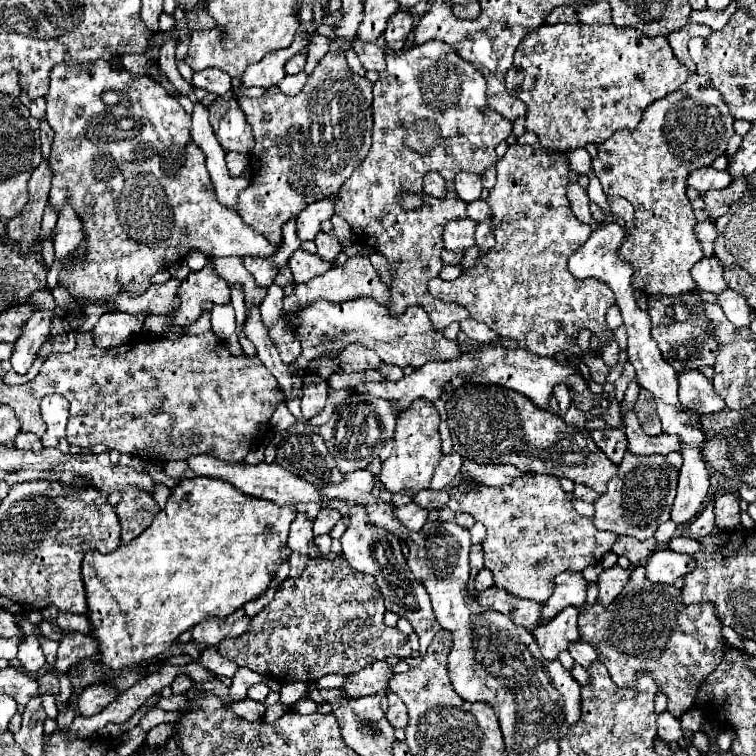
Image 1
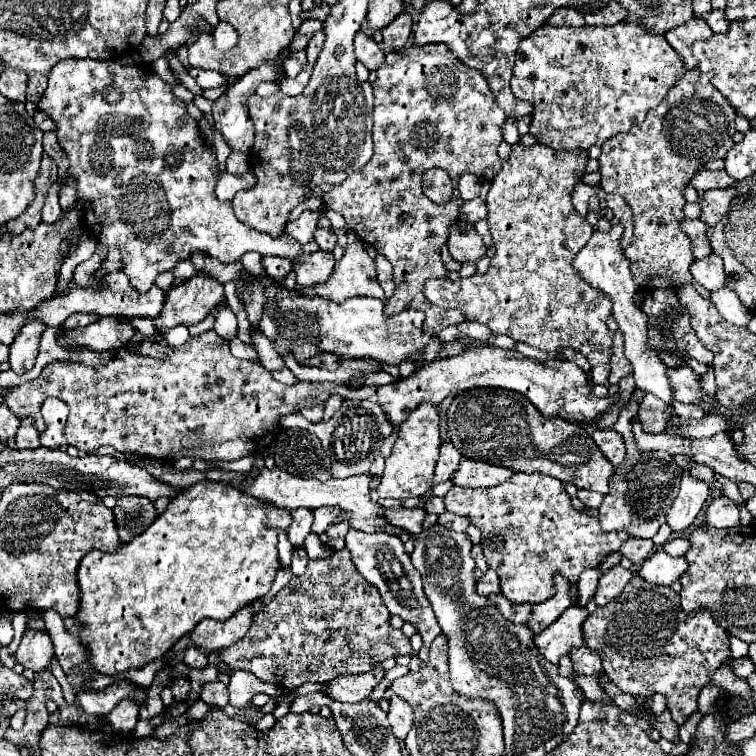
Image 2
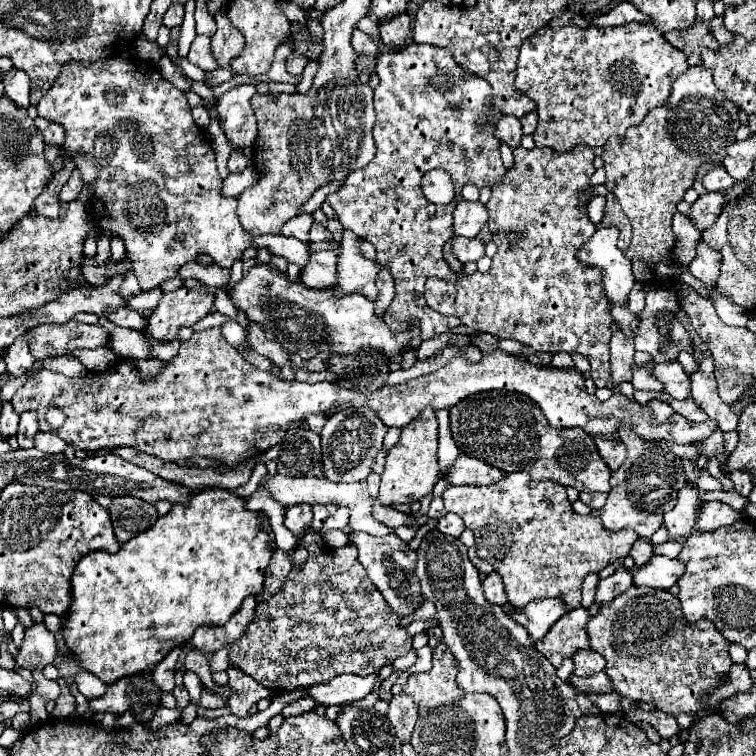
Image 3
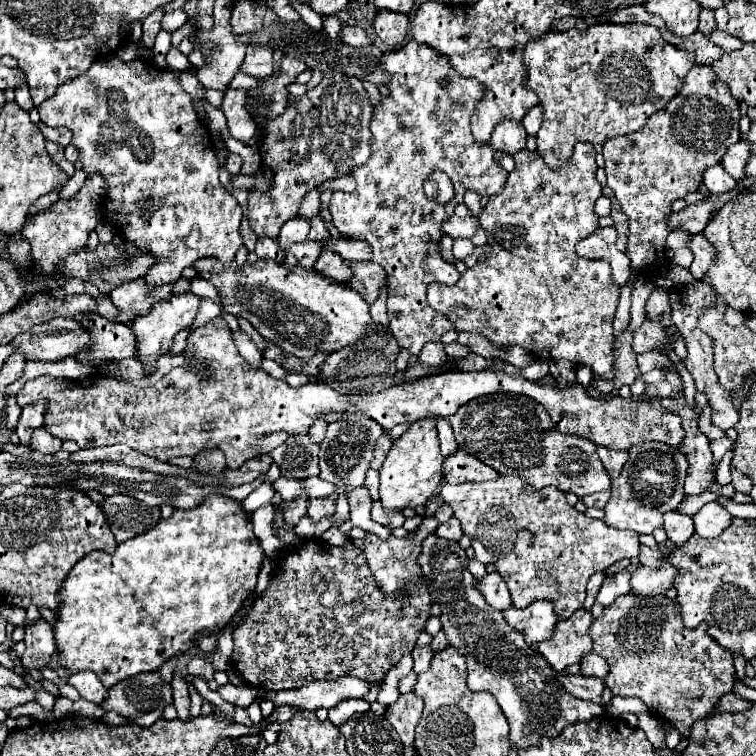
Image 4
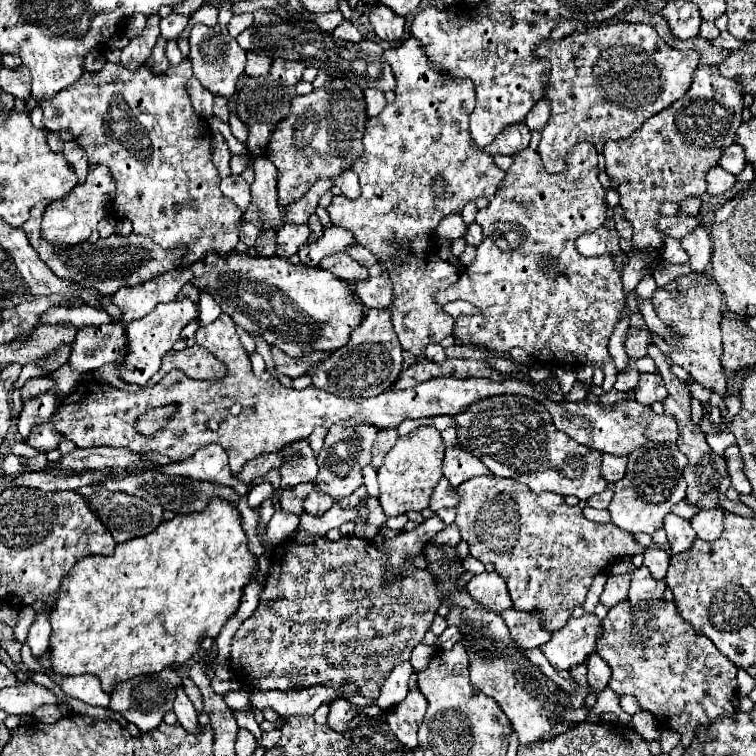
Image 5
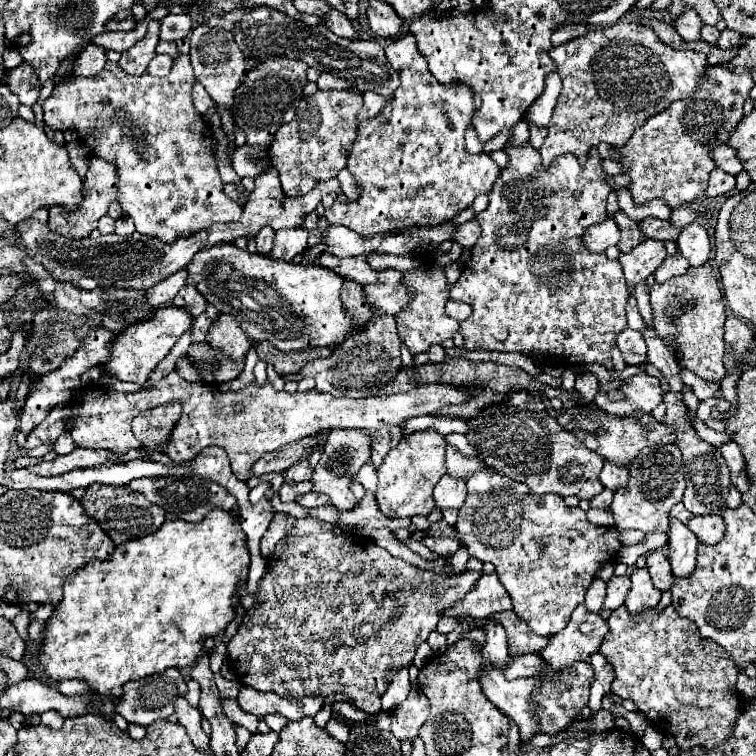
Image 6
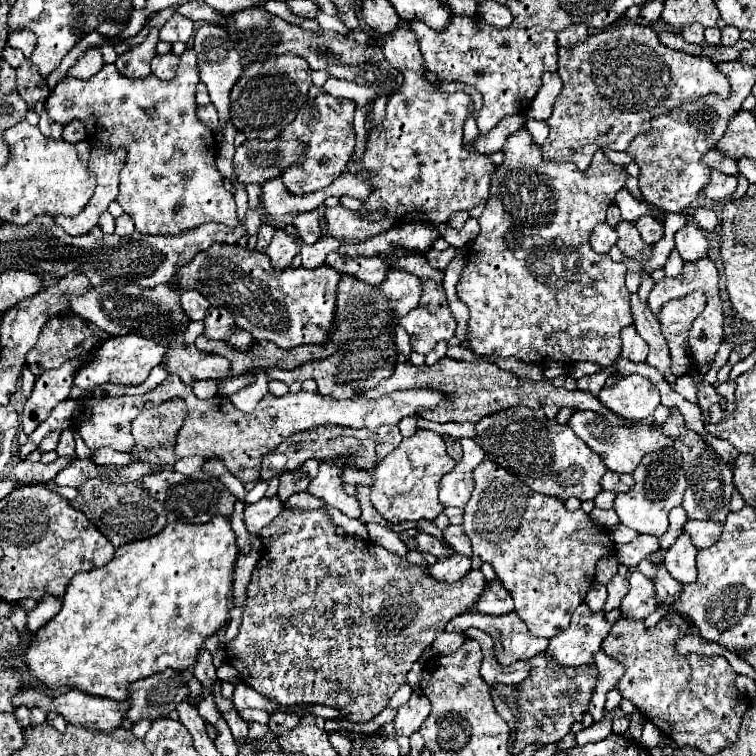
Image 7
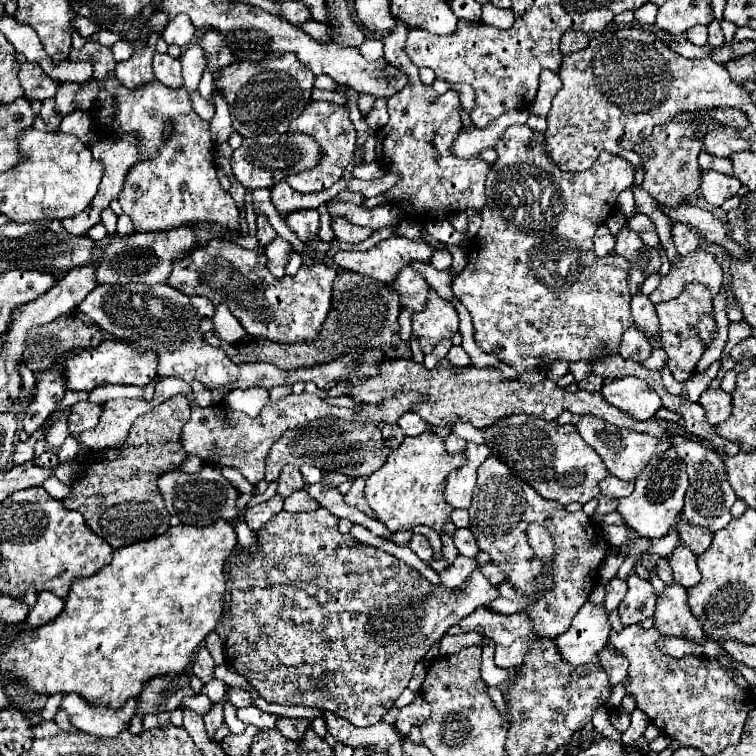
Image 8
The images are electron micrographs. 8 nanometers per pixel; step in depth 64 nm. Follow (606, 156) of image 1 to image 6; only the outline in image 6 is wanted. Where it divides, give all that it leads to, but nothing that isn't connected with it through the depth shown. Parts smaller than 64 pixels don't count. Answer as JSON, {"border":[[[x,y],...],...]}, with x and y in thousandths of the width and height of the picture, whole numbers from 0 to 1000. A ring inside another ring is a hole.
{"border":[[[937,87],[926,116],[913,130],[892,135],[873,151],[862,153],[852,167],[839,172],[839,177],[836,177],[833,188],[828,188],[828,193],[810,196],[820,206],[817,217],[825,222],[825,230],[833,233],[831,254],[836,257],[836,265],[841,270],[854,270],[865,262],[878,262],[878,267],[886,275],[894,275],[899,270],[910,270],[910,267],[918,267],[921,262],[926,262],[937,246],[937,233],[947,220],[947,214],[942,212],[942,198],[952,190],[960,190],[966,183],[966,175],[981,159],[981,153],[984,153],[981,138],[987,135],[995,114],[997,114],[997,108],[995,108],[989,93],[976,90],[976,93],[966,95],[958,87]]]}

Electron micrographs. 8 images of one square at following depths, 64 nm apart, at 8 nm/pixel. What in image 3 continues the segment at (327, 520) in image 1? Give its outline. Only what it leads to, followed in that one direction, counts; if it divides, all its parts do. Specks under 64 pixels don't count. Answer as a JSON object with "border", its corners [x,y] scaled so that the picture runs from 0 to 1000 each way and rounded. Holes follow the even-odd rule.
{"border":[[[418,669],[415,675],[415,688],[413,688],[413,701],[415,704],[426,704],[429,690],[444,677],[444,669]]]}

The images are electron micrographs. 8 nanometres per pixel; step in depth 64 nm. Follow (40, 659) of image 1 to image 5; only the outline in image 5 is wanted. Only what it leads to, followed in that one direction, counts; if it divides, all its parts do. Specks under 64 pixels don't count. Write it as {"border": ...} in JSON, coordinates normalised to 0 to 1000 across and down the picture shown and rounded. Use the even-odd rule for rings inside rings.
{"border":[[[48,812],[48,820],[40,828],[40,836],[37,836],[37,844],[34,844],[34,852],[40,854],[42,868],[48,873],[53,873],[56,868],[61,868],[66,862],[66,839],[69,839],[69,831],[66,831],[63,815]]]}

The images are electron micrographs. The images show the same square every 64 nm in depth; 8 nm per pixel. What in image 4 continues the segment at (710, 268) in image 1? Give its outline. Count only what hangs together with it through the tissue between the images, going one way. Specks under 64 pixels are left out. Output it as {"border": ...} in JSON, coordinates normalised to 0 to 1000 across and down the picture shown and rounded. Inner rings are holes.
{"border":[[[918,310],[915,317],[910,320],[915,336],[918,336],[918,347],[913,352],[913,360],[921,370],[931,370],[939,352],[944,349],[944,341],[947,341],[947,331],[944,325],[929,312],[929,310]]]}

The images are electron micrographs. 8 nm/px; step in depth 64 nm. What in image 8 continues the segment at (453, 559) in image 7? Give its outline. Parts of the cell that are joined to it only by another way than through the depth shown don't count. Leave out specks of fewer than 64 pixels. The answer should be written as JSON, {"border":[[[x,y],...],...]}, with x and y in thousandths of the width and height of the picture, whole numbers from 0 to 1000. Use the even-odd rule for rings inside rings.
{"border":[[[606,735],[601,743],[593,746],[590,754],[579,757],[582,762],[582,770],[587,775],[593,775],[595,780],[603,780],[611,775],[611,770],[622,762],[622,757],[630,751],[630,741],[624,738],[614,738],[614,735]]]}

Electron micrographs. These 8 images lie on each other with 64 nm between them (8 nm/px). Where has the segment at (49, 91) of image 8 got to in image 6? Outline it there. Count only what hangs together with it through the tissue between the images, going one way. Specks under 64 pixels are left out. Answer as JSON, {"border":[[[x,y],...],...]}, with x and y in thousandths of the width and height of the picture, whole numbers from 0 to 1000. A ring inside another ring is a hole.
{"border":[[[29,82],[24,90],[19,93],[8,93],[8,106],[5,111],[13,116],[13,122],[19,122],[29,138],[34,140],[45,140],[45,135],[50,132],[53,124],[53,114],[50,114],[50,103],[45,103],[45,93],[40,93],[40,87],[34,87],[34,82]]]}

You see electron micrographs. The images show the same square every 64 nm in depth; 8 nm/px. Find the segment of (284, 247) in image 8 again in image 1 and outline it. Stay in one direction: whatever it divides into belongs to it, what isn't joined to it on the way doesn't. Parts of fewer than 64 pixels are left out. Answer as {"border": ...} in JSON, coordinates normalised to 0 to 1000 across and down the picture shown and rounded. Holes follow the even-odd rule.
{"border":[[[429,262],[423,267],[410,270],[392,291],[392,310],[397,317],[415,317],[423,307],[423,296],[442,286],[442,270],[447,262]]]}

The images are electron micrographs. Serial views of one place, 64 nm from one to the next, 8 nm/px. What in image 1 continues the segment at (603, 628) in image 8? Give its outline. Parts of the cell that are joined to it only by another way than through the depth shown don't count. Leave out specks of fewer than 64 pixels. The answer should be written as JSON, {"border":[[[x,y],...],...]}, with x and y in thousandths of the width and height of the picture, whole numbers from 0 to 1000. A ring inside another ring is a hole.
{"border":[[[743,807],[730,820],[712,825],[704,839],[712,849],[712,857],[722,873],[735,873],[743,860],[751,857],[754,849],[767,847],[765,839],[765,807]]]}

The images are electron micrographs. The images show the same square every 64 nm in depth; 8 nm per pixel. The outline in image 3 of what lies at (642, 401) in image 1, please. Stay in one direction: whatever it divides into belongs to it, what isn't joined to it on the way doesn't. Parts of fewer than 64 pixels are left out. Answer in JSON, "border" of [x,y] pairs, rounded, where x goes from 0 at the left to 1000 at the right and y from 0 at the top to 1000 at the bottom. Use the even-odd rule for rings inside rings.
{"border":[[[866,526],[857,532],[857,540],[862,545],[862,563],[876,561],[892,546],[892,542],[882,532]]]}

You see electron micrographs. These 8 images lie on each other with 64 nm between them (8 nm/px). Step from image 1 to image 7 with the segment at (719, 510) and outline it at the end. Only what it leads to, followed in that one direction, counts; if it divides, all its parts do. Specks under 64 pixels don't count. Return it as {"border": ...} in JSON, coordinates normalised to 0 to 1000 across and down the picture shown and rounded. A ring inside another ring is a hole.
{"border":[[[910,688],[905,693],[905,701],[915,709],[915,717],[921,725],[937,725],[944,722],[955,706],[955,690],[942,688]]]}

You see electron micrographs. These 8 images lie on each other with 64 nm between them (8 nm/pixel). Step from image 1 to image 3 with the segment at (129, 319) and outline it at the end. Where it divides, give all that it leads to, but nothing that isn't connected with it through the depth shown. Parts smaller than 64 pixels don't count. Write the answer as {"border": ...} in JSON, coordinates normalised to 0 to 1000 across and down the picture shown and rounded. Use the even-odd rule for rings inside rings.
{"border":[[[93,423],[82,431],[79,429],[53,429],[40,439],[40,463],[50,476],[66,471],[69,466],[87,468],[87,466],[95,466],[101,460],[132,460],[132,458],[143,458],[143,455],[146,455],[146,442],[143,442],[140,434],[106,429],[106,426],[98,426],[98,423]]]}

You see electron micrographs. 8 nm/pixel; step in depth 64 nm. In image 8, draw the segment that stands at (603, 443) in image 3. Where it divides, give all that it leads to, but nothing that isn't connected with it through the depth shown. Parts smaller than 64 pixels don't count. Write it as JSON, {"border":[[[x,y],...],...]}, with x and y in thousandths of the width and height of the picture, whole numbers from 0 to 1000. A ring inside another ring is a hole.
{"border":[[[802,630],[794,638],[794,653],[796,656],[810,656],[810,659],[823,659],[828,653],[836,653],[839,648],[839,638],[836,635],[820,635],[815,630]]]}

